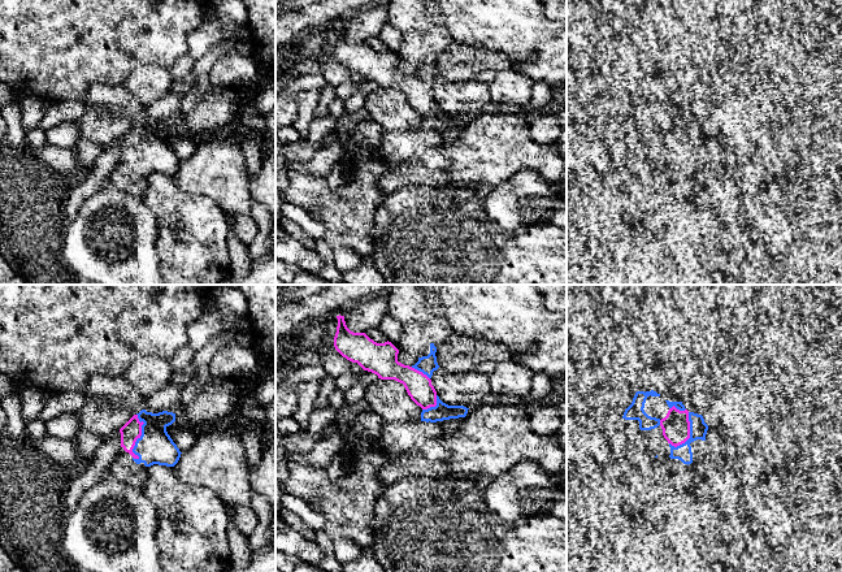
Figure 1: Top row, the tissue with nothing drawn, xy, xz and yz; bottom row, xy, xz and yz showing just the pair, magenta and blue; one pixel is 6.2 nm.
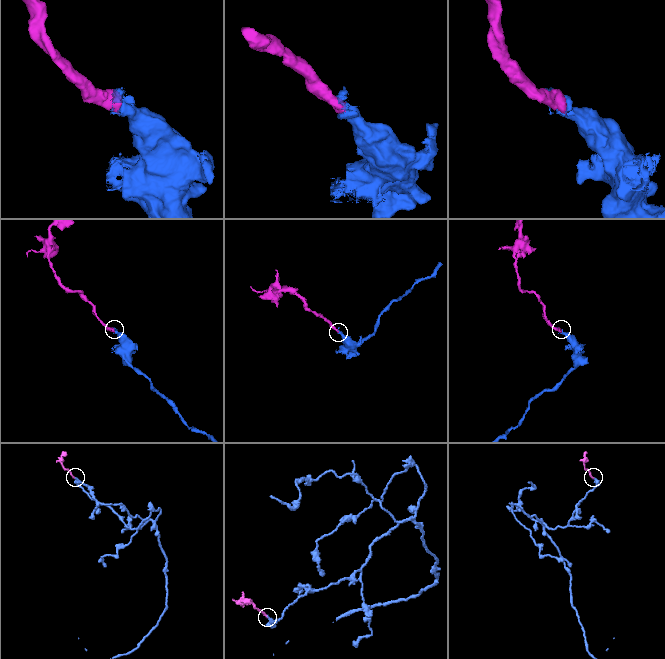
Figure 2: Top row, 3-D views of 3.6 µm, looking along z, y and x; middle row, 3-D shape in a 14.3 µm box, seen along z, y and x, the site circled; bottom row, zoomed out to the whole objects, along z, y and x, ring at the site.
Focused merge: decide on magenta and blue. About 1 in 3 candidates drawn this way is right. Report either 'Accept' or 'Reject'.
Accept

